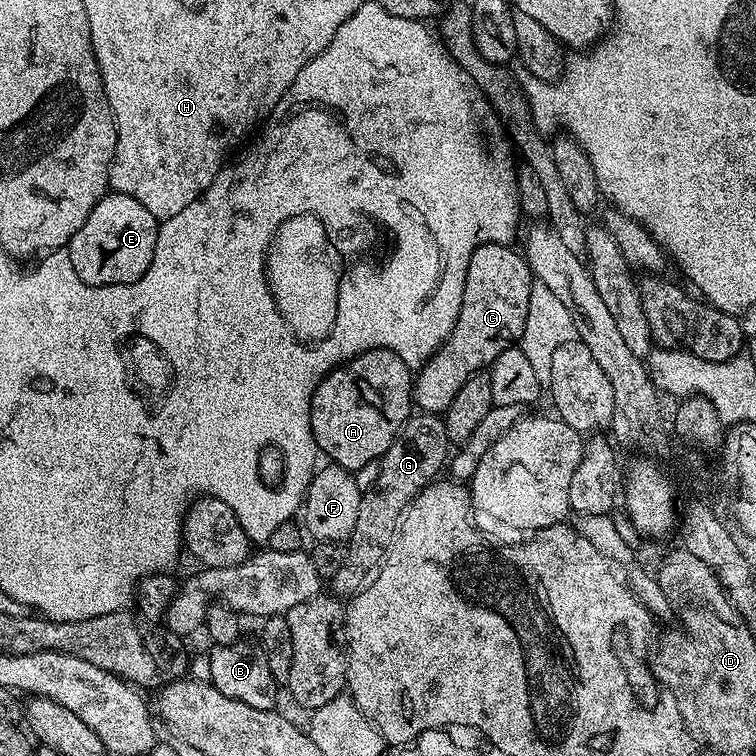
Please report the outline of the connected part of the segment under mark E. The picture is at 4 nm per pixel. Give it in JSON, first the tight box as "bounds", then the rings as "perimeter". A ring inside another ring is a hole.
{"bounds":[66,191,160,286],"perimeter":[[[109,191],[90,210],[90,218],[82,222],[82,230],[74,234],[74,238],[66,246],[66,251],[78,278],[82,282],[94,286],[110,286],[111,284],[132,284],[146,274],[152,265],[154,250],[156,249],[156,235],[160,224],[135,198],[130,194]],[[90,234],[102,234],[100,242],[92,242]],[[104,254],[104,258],[102,258]]]}

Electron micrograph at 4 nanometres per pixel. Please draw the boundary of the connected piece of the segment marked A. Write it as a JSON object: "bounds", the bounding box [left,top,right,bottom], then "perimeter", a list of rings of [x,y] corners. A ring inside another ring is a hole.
{"bounds":[310,348,414,474],"perimeter":[[[375,348],[355,356],[353,360],[347,360],[339,368],[330,373],[320,384],[317,384],[312,399],[310,410],[310,426],[316,439],[316,447],[321,453],[324,452],[331,463],[344,467],[349,472],[356,474],[360,467],[366,462],[374,462],[383,456],[384,451],[395,442],[400,435],[401,428],[408,423],[414,412],[414,401],[412,399],[412,386],[414,383],[413,369],[385,348]]]}

